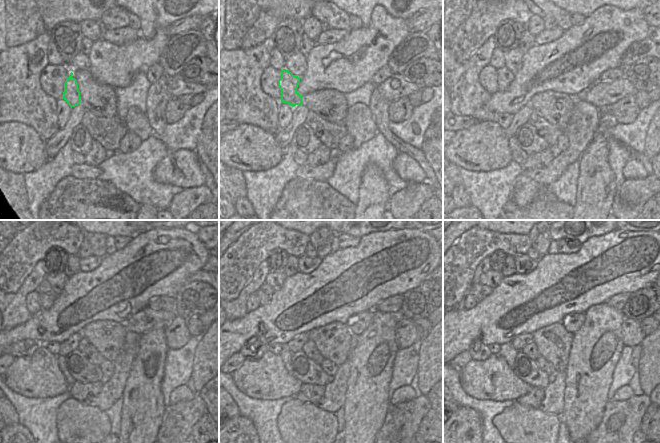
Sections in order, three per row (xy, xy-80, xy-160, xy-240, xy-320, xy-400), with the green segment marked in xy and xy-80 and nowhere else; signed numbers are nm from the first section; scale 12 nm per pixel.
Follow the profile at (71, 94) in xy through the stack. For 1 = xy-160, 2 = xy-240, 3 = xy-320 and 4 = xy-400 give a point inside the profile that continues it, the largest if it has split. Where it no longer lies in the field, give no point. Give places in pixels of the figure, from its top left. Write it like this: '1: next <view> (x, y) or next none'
1: next xy-160 (504, 76)
2: next xy-240 (46, 299)
3: next xy-320 (264, 299)
4: next xy-400 (475, 288)

